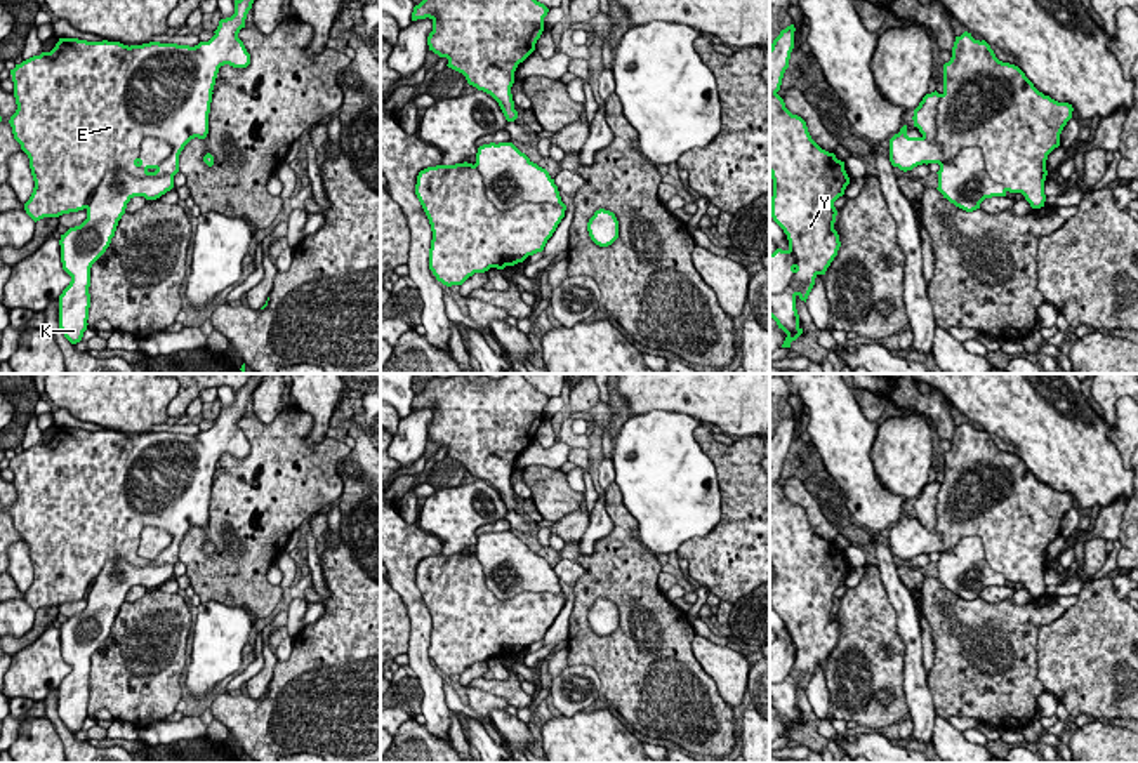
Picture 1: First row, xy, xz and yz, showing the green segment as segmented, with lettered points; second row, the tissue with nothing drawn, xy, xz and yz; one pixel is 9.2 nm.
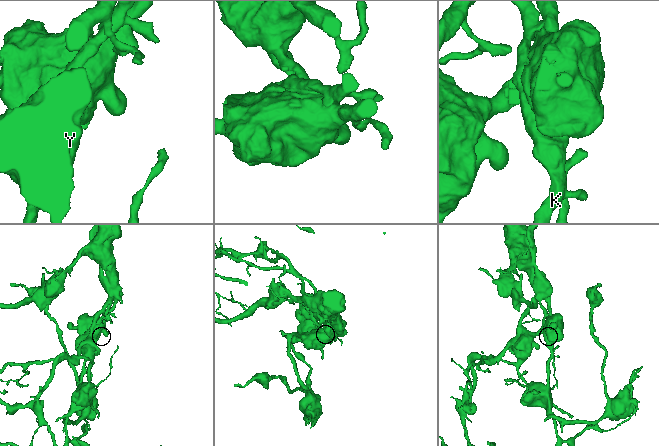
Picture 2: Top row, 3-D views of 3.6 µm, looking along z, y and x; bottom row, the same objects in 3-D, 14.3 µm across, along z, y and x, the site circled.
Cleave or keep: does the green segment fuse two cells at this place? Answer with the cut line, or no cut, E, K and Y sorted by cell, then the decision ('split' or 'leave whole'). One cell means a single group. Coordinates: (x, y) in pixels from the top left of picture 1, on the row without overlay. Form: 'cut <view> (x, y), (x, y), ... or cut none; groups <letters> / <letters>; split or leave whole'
cut none; groups E K Y; leave whole

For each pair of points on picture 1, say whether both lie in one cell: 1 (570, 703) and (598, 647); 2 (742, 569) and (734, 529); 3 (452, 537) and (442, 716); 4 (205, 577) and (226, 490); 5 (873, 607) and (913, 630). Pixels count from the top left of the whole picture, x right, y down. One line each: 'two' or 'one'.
1: two
2: one
3: two
4: one
5: two

